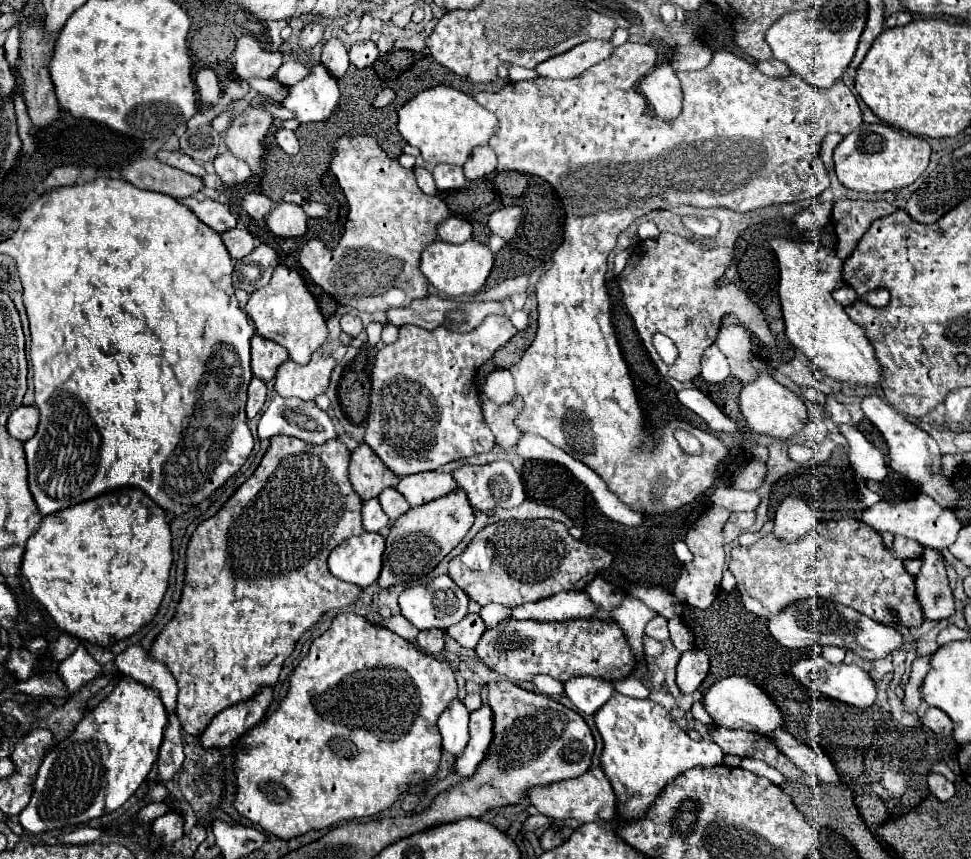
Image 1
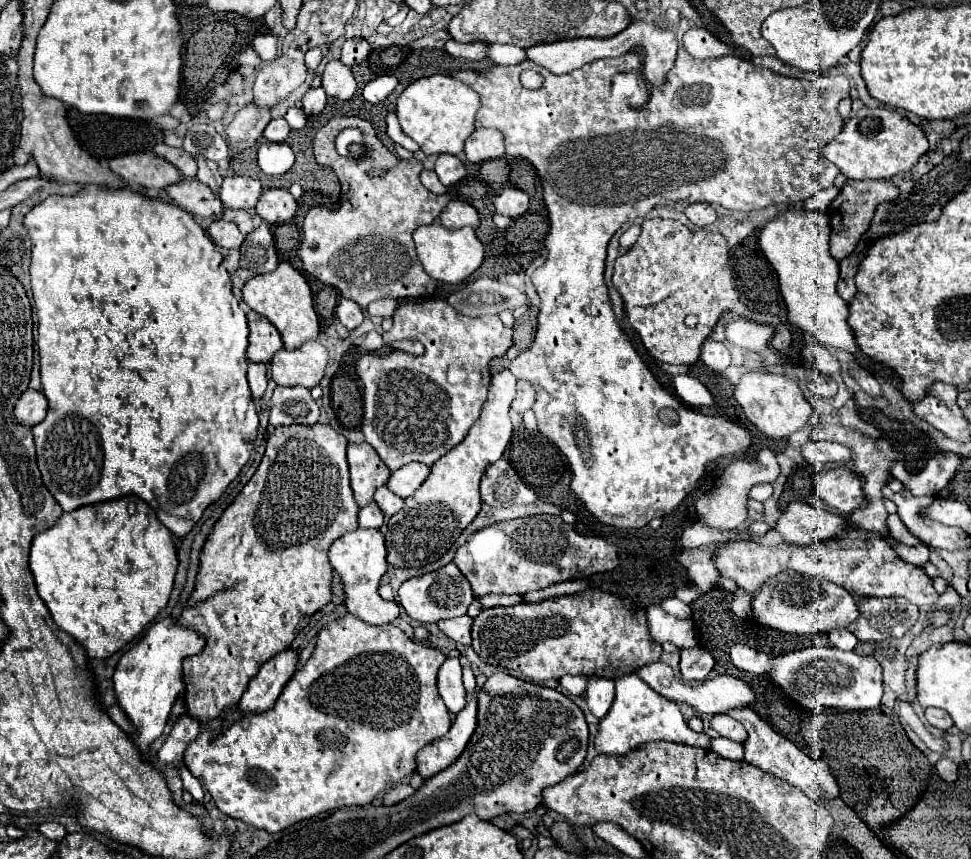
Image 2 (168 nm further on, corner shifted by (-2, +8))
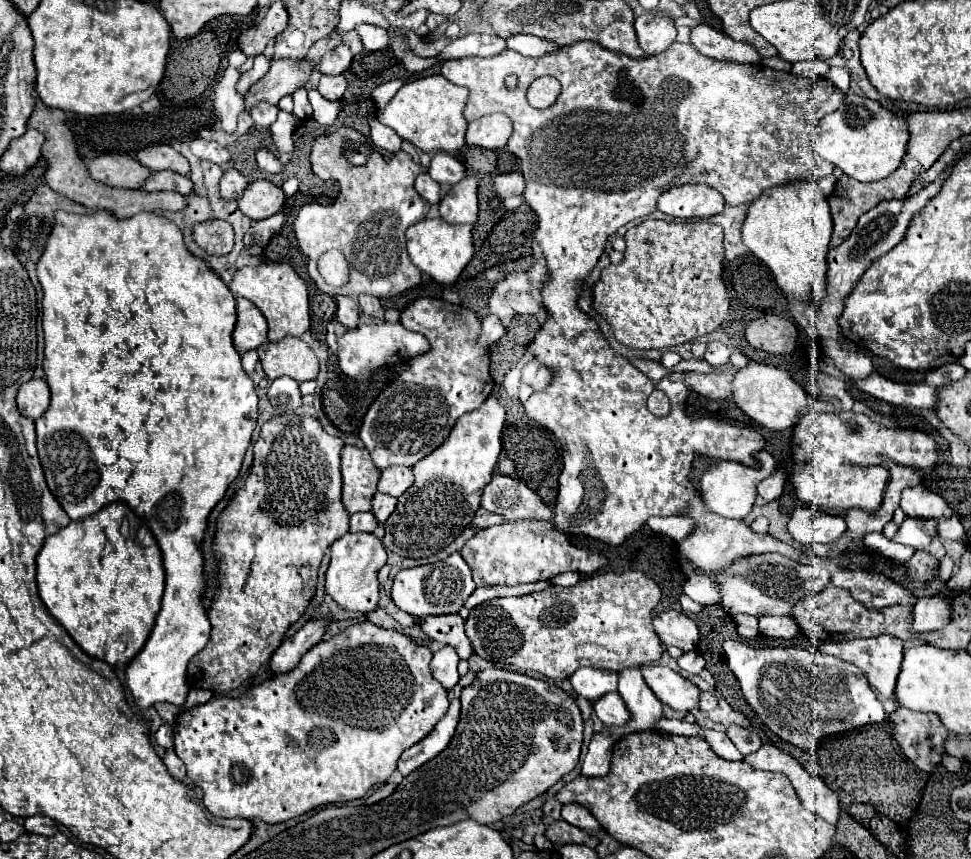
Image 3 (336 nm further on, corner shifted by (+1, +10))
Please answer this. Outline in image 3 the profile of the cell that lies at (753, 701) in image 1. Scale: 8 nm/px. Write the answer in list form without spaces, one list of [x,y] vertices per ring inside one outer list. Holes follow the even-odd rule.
[[[644,666],[642,676],[662,704],[680,712],[690,712],[698,708],[700,690],[668,666]]]

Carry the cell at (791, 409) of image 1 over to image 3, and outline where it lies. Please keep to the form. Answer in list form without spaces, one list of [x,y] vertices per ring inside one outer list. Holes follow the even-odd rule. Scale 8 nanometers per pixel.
[[[750,362],[748,366],[740,368],[732,380],[732,394],[742,412],[746,412],[752,420],[770,430],[786,430],[810,410],[808,392],[798,382],[794,382],[786,370],[768,364]]]

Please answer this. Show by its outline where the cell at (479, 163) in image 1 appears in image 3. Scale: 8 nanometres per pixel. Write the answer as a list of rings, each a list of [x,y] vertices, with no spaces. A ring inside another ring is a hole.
[[[486,114],[470,122],[466,132],[466,144],[488,150],[504,148],[512,136],[512,120],[506,114]]]

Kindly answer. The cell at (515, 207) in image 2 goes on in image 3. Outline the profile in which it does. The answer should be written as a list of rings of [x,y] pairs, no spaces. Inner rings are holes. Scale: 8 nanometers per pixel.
[[[510,172],[510,174],[500,174],[494,180],[494,188],[500,198],[508,198],[512,194],[522,194],[524,192],[524,178],[520,172]]]

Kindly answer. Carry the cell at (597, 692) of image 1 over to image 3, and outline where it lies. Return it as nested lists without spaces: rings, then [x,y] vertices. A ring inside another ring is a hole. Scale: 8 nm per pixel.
[[[610,692],[596,700],[594,710],[606,726],[626,726],[626,722],[630,722],[630,710],[618,692]]]

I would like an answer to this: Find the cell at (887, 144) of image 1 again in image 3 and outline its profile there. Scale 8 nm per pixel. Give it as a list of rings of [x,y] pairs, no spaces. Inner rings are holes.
[[[846,94],[844,106],[824,116],[818,130],[814,132],[814,152],[842,172],[858,182],[874,182],[890,176],[906,154],[908,144],[908,124],[904,118],[898,118],[890,110],[882,108],[876,100]]]

